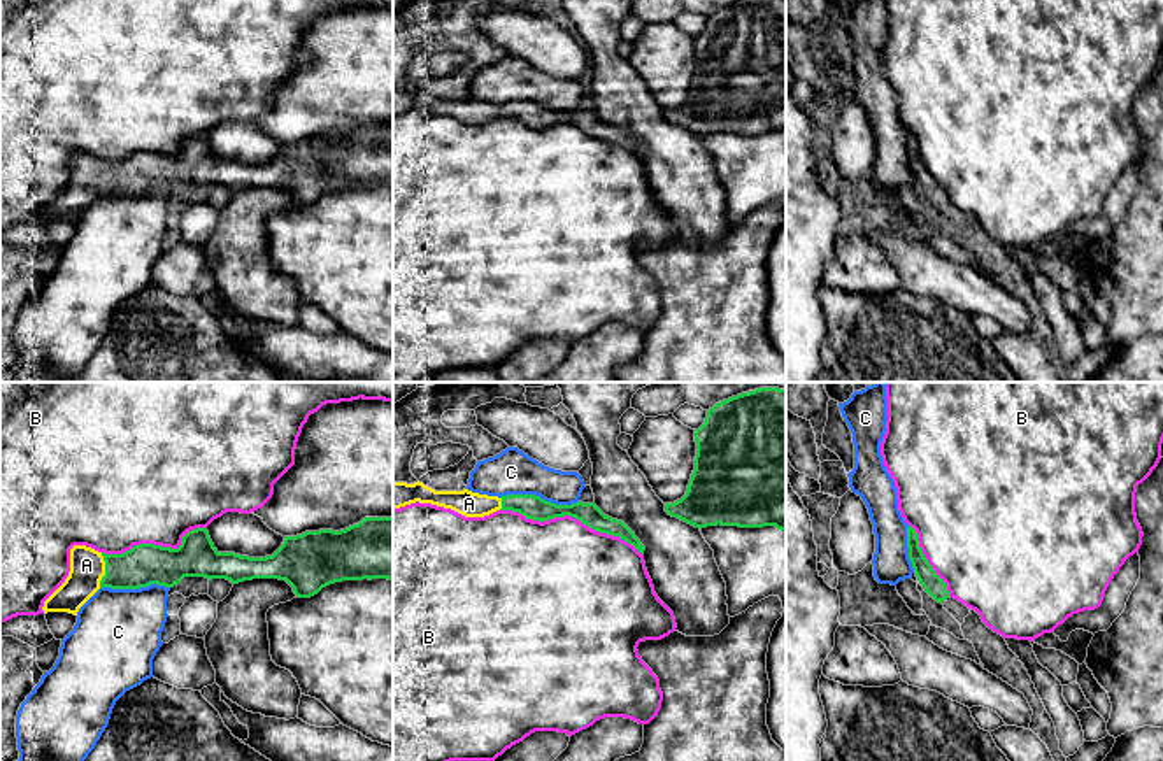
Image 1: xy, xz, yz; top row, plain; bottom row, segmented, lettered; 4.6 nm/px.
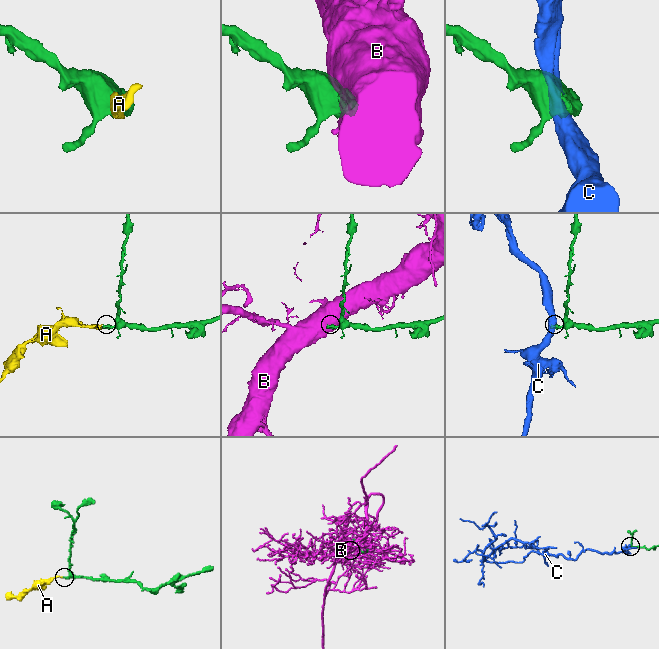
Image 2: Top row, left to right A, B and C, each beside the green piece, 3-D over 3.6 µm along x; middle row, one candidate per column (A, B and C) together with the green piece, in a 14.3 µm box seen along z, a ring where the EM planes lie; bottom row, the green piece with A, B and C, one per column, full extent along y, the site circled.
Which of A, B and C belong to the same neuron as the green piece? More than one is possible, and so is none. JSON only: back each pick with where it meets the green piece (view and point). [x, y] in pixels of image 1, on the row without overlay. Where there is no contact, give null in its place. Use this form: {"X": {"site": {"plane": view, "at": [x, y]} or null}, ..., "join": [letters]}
{"A": {"site": {"plane": "xy", "at": [106, 177]}}, "join": ["A"]}

